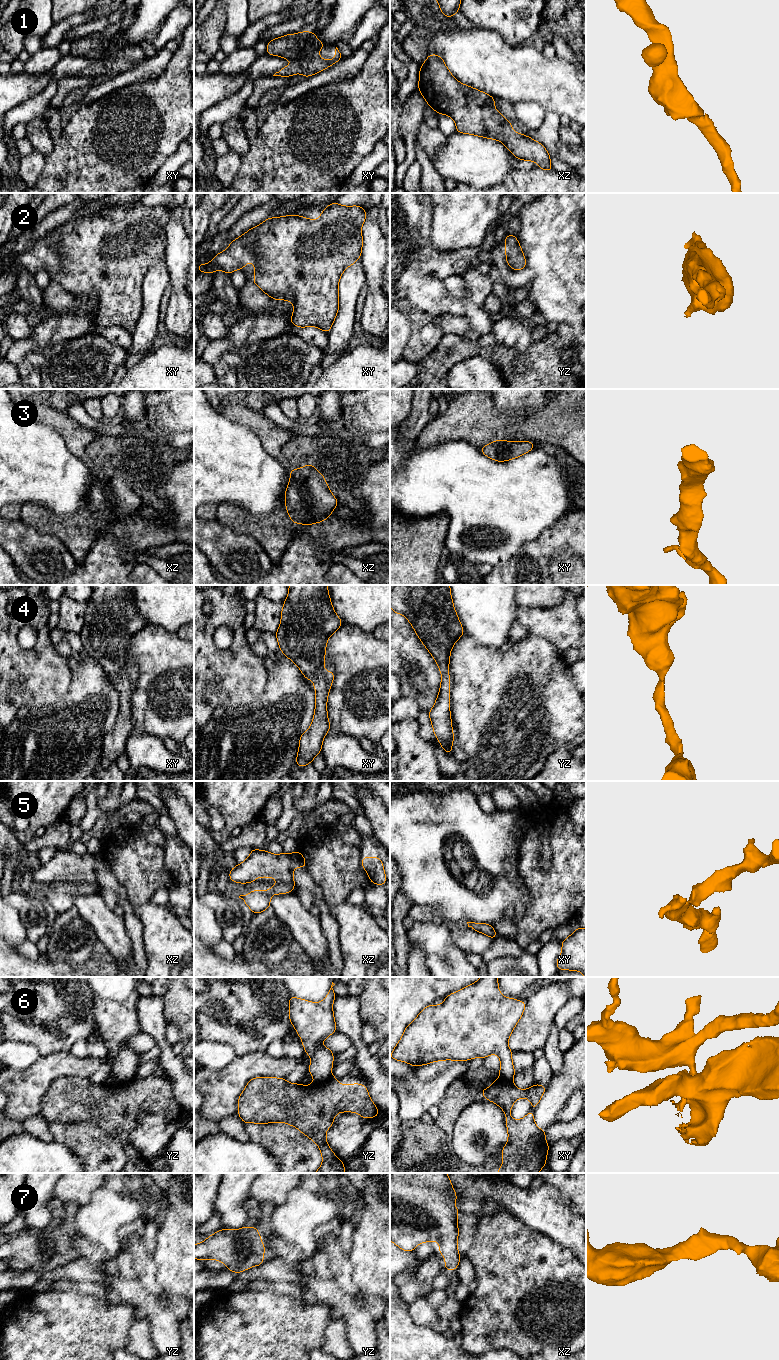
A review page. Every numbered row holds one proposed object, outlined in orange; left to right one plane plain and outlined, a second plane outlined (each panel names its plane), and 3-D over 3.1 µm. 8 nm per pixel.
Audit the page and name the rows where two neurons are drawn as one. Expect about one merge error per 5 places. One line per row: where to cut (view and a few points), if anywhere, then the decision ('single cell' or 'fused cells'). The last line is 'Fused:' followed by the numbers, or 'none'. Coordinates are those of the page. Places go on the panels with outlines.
1: cut none; single cell
2: cut none; single cell
3: cut none; single cell
4: cut none; single cell
5: cut none; single cell
6: cut yz (330, 1075), (327, 1079), (316, 1082); fused cells
7: cut none; single cell
Fused: 6

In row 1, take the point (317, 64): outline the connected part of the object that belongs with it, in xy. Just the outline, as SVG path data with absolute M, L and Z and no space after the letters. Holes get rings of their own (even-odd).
M308 31L284 35L267 42L266 54L293 61L290 66L282 68L273 76L287 77L300 72L303 77L309 77L343 59L337 47L333 60L320 58L318 52L324 46L326 44L317 39L315 32Z

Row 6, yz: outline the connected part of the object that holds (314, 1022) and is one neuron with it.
M332 982L326 998L320 1003L313 1003L294 996L289 998L289 1020L302 1040L305 1053L311 1057L308 1071L316 1082L328 1080L333 1066L334 1054L329 1048L321 1046L320 1043L337 1030L332 1008L333 1001L337 996L332 988L334 985Z

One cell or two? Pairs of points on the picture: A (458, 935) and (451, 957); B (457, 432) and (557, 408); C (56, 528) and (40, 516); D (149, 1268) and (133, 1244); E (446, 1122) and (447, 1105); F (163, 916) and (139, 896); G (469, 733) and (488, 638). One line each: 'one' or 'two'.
A: two
B: one
C: one
D: one
E: one
F: two
G: two

